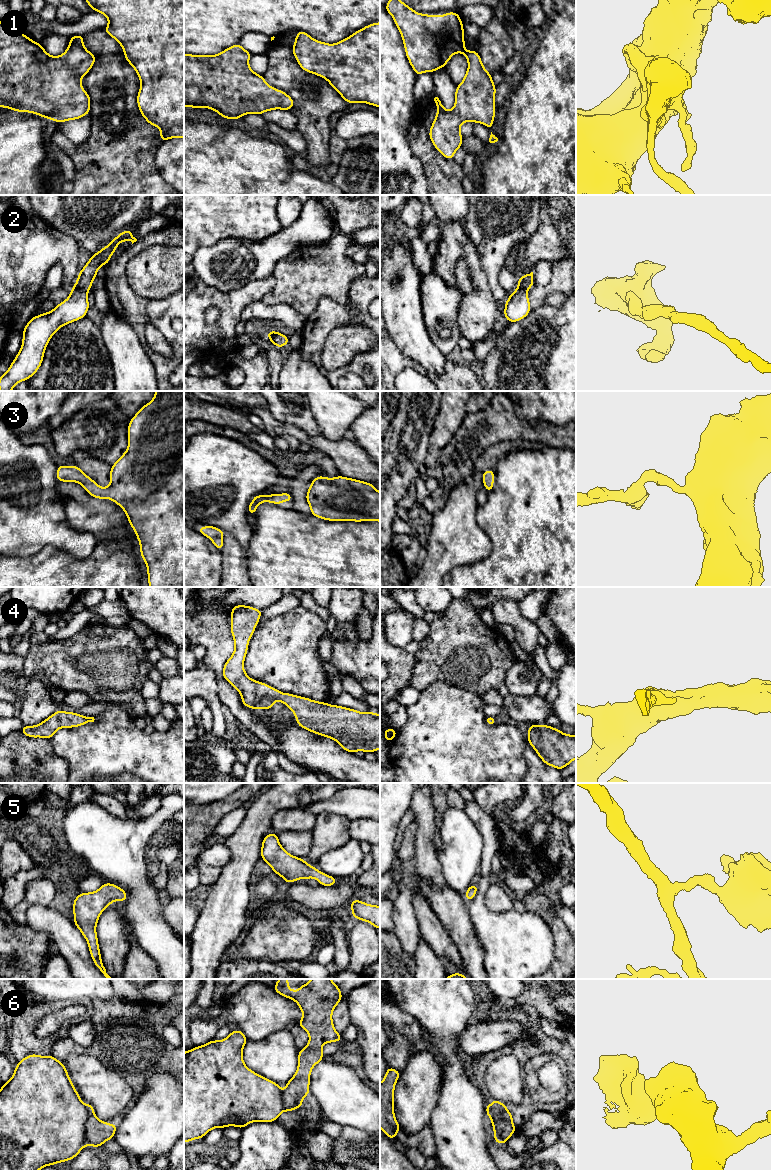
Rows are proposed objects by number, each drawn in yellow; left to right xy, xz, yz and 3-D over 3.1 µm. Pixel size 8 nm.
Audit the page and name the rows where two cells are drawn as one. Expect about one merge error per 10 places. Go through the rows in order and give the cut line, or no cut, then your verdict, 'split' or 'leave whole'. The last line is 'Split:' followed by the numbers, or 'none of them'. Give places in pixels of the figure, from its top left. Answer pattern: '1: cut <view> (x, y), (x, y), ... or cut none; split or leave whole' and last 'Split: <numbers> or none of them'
1: cut none; leave whole
2: cut none; leave whole
3: cut none; leave whole
4: cut none; leave whole
5: cut none; leave whole
6: cut xy (85, 1105), (88, 1111), (86, 1122), (87, 1144); split
Split: 6

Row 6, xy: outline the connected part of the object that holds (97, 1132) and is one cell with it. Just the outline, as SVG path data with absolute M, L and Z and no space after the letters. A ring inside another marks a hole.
M87 1103L86 1109L89 1115L86 1122L86 1144L91 1147L101 1147L104 1142L114 1138L118 1125L99 1120L90 1103Z

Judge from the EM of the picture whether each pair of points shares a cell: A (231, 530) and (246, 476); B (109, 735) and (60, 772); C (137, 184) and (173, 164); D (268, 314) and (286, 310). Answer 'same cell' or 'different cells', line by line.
A: same cell
B: different cells
C: different cells
D: same cell

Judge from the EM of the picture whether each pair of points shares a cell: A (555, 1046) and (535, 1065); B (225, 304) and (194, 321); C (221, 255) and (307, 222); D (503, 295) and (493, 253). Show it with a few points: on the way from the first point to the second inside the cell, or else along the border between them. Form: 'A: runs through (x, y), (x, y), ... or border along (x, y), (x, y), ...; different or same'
A: border along (565, 1060), (552, 1054), (540, 1053), (526, 1061); different
B: runs through (216, 302), (208, 302), (198, 312); same
C: runs through (242, 255), (264, 255), (286, 240); same
D: runs through (494, 285), (493, 263); same

